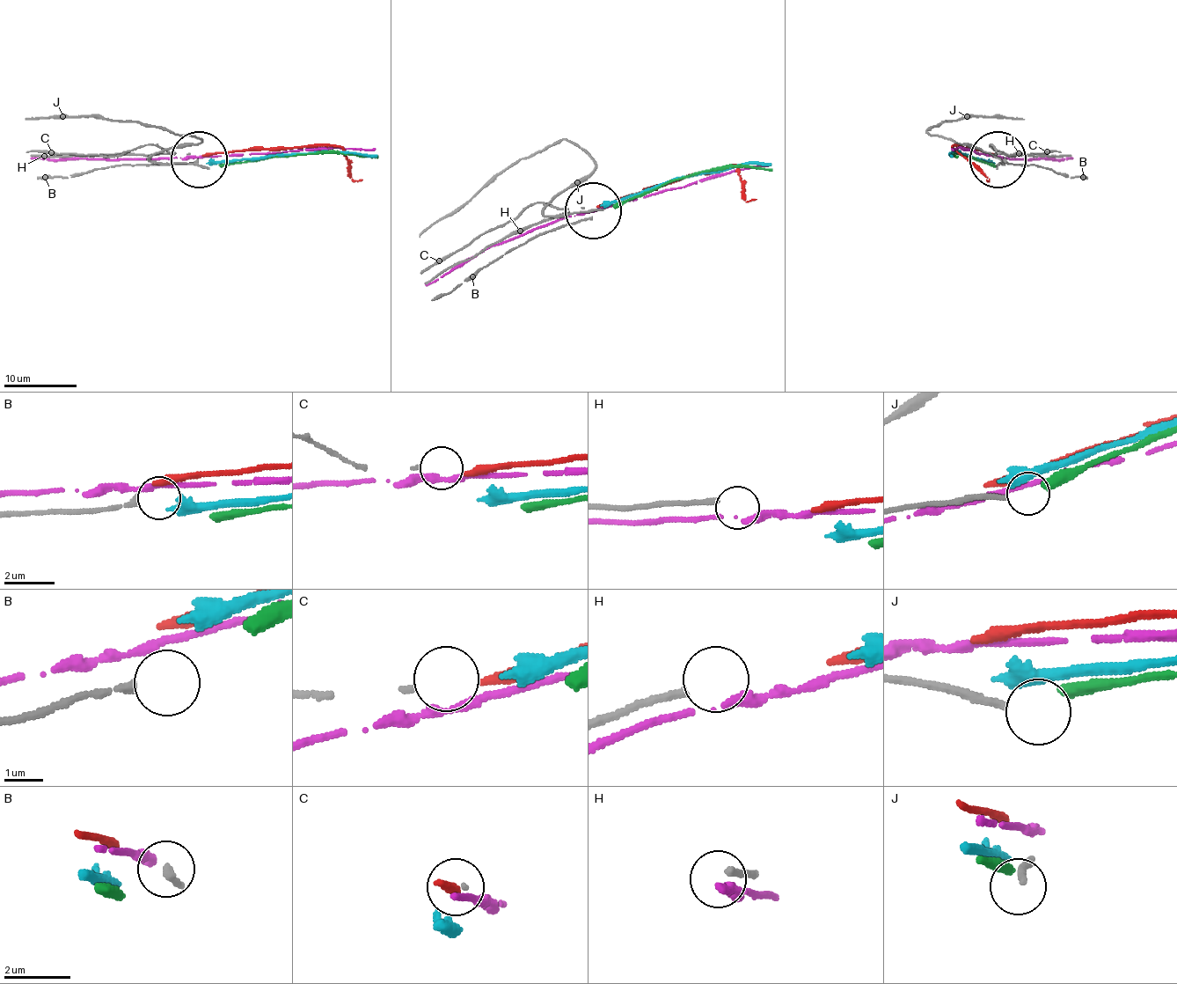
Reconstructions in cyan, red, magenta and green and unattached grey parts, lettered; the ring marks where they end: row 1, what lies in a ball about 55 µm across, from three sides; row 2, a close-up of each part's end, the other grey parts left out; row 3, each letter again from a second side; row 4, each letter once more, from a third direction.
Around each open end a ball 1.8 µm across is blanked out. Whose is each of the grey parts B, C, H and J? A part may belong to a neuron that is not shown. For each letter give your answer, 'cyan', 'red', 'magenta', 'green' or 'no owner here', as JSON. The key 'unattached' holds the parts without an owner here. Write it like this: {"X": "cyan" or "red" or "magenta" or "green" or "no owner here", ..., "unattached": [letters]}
{"B": "no owner here", "C": "no owner here", "H": "no owner here", "J": "green", "unattached": ["B", "C", "H"]}

